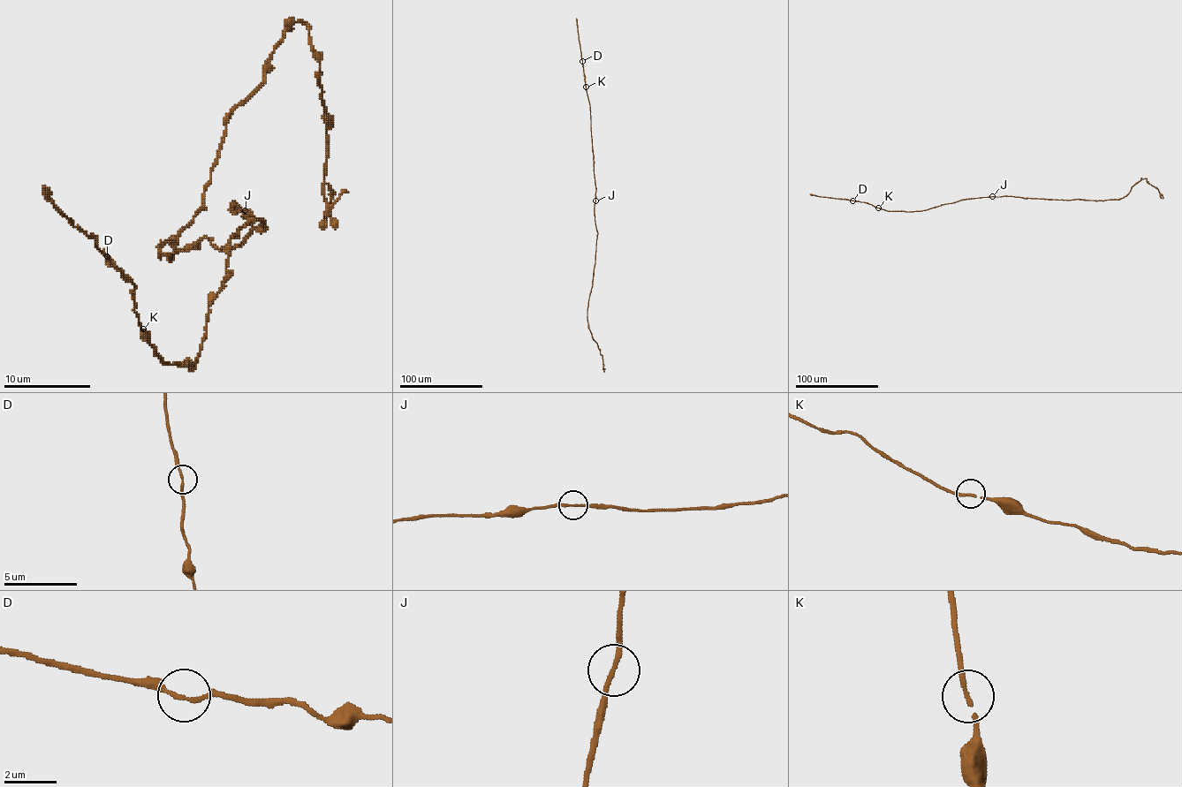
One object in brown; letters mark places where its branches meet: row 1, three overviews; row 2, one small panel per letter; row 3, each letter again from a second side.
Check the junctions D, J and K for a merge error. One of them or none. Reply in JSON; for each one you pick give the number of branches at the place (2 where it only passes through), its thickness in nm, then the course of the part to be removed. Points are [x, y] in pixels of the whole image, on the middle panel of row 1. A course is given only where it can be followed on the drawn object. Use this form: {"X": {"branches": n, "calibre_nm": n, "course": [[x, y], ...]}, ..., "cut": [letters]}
{"cut": []}

